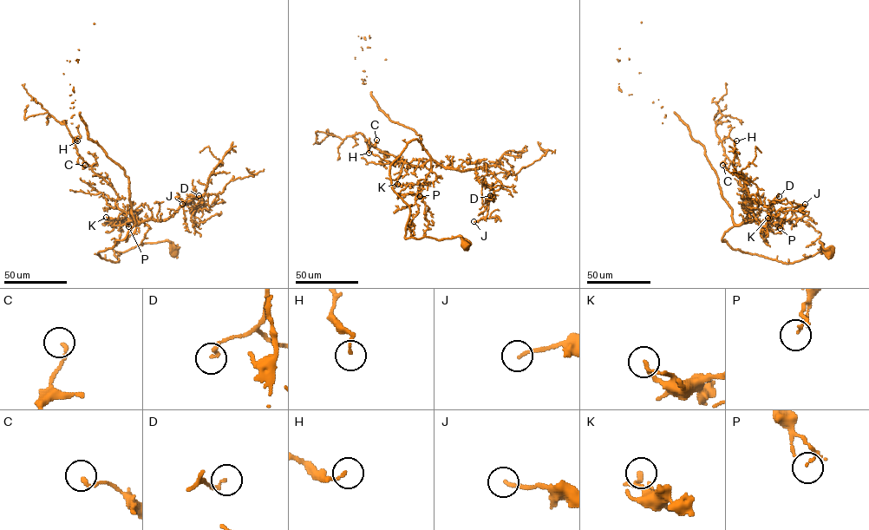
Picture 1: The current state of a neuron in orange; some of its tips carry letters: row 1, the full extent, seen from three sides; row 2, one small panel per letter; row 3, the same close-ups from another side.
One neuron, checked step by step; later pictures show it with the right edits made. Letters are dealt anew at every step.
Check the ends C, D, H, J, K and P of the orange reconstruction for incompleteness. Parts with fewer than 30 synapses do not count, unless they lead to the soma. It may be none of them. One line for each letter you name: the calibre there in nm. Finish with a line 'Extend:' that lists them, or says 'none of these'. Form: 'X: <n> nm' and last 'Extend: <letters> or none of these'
Extend: none of these

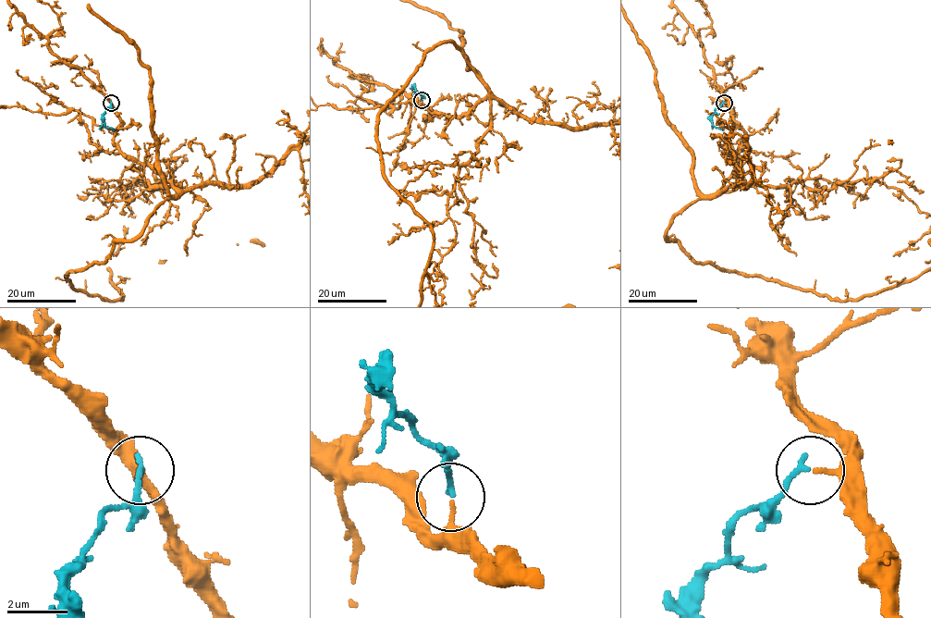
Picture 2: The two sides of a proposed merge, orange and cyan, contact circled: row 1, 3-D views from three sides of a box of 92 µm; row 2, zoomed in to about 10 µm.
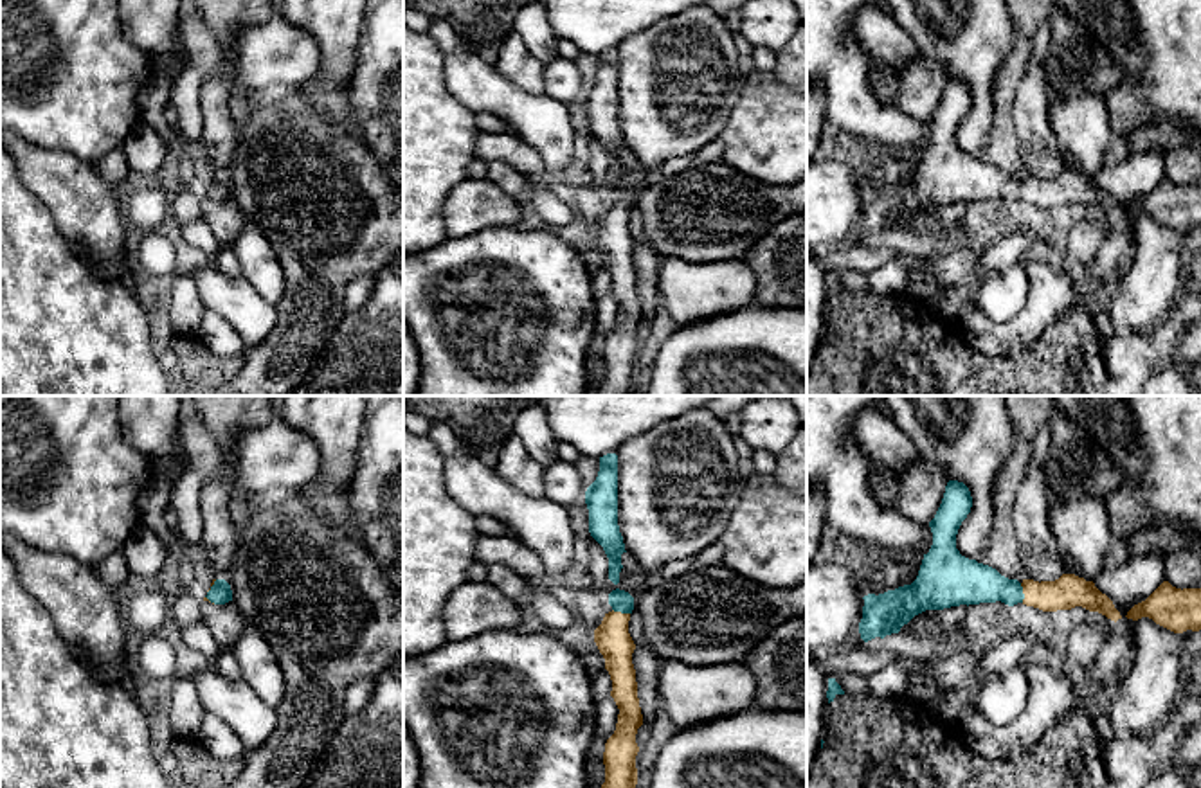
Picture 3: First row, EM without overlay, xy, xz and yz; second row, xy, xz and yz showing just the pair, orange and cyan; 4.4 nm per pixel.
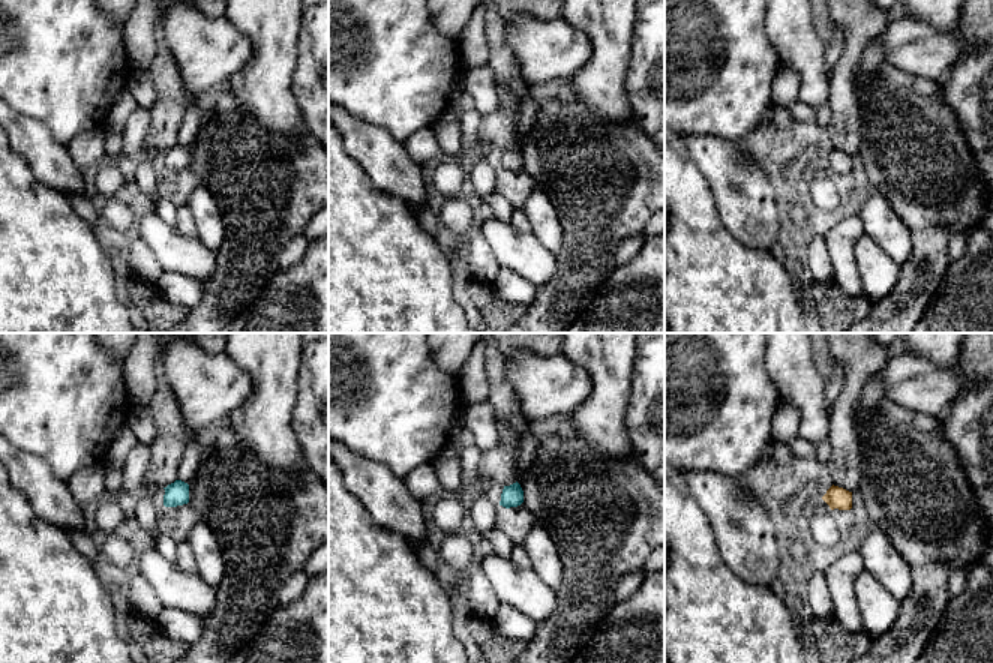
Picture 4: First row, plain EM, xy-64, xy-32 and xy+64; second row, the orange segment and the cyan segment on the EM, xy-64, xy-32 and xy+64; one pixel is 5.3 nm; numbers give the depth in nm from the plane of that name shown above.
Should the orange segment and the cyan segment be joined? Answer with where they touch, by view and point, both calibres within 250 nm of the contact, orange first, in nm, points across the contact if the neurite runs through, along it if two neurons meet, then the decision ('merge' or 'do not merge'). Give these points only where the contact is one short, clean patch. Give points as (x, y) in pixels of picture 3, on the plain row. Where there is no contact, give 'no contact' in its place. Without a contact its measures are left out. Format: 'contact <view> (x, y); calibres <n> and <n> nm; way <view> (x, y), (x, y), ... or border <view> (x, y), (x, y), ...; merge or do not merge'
contact yz (1023, 189); calibres 150 and 190 nm; way yz (1070, 188), (1023, 189), (969, 179); merge

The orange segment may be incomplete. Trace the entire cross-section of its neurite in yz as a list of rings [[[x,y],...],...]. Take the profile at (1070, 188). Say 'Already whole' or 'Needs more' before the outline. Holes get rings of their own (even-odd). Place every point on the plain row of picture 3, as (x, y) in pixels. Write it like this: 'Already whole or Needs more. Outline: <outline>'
Needs more. Outline: [[[949,77],[942,101],[929,119],[933,142],[924,151],[917,176],[911,182],[862,194],[859,230],[864,239],[898,230],[904,221],[926,207],[996,198],[1008,203],[1023,200],[1043,209],[1082,203],[1115,219],[1122,216],[1113,198],[1093,178],[1075,171],[1062,171],[1055,178],[1023,176],[1019,180],[989,162],[962,153],[956,146],[956,131],[971,104],[969,85]]]

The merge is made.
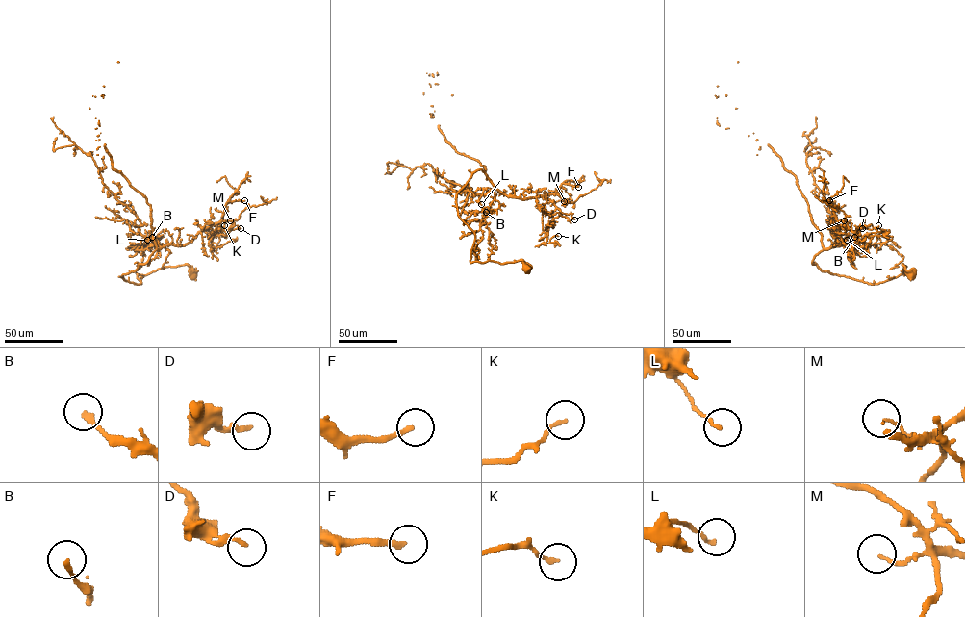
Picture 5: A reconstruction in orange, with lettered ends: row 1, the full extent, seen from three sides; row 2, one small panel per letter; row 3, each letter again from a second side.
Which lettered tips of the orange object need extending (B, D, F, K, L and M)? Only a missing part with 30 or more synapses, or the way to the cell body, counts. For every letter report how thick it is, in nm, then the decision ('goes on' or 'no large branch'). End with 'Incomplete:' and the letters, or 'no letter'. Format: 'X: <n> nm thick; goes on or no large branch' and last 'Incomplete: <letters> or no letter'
B: 190 nm thick; no large branch
D: 190 nm thick; no large branch
F: 180 nm thick; goes on
K: 150 nm thick; no large branch
L: 140 nm thick; no large branch
M: 100 nm thick; no large branch
Incomplete: F

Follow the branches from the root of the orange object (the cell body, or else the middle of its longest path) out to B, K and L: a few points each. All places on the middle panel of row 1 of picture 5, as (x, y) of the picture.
B: (526, 268), (521, 260), (470, 261), (474, 235), (459, 217), (456, 197), (480, 169), (495, 191), (486, 212)
K: (526, 268), (470, 262), (456, 197), (471, 174), (547, 197), (560, 214), (545, 243), (558, 236)
L: (526, 268), (521, 260), (470, 262), (474, 235), (459, 217), (456, 197), (480, 169), (494, 186), (481, 204)

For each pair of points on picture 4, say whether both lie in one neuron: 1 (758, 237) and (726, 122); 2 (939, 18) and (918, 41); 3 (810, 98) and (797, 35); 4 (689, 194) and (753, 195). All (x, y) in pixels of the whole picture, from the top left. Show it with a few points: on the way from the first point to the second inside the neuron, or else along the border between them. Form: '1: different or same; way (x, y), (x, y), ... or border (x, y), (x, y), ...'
1: different; border (696, 134), (738, 141)
2: different; border (914, 17), (942, 32), (957, 30)
3: same; way (810, 83), (810, 65), (801, 50)
4: different; border (695, 164), (710, 188), (717, 216), (725, 227)

